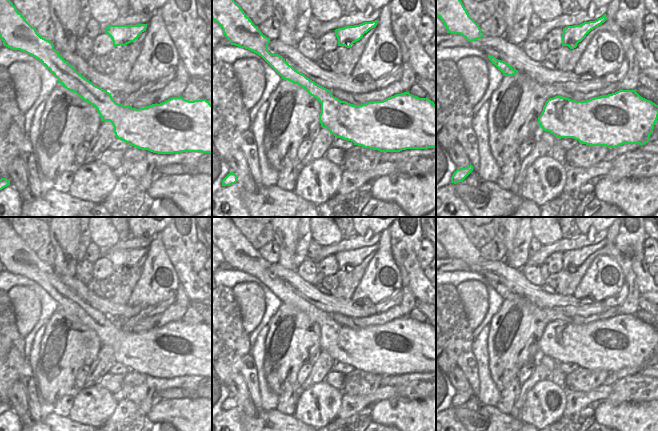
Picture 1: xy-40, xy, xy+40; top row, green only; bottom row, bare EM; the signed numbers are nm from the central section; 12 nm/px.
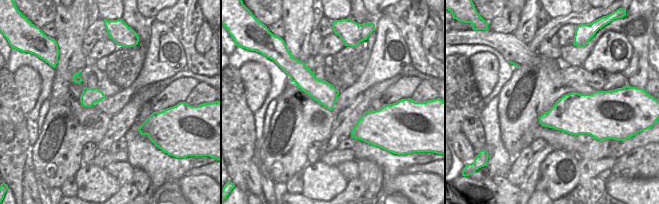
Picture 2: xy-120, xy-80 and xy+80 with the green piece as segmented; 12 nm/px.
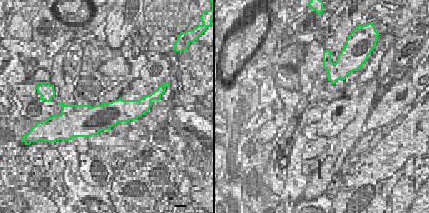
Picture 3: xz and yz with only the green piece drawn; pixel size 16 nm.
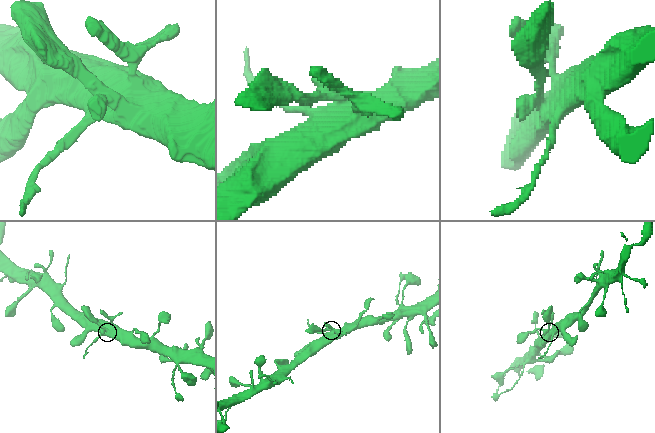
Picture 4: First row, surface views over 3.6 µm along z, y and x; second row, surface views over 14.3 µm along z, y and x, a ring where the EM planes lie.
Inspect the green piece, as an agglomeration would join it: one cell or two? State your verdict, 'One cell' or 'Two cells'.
One cell.

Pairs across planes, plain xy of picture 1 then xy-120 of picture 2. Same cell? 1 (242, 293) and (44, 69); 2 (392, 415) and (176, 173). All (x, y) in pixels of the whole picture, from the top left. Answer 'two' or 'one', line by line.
1: two
2: two

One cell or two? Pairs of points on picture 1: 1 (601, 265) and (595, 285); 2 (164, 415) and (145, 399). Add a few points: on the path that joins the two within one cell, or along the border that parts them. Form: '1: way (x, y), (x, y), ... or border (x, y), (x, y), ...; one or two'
1: way (598, 270), (594, 280); one
2: border (154, 402), (146, 414); two

